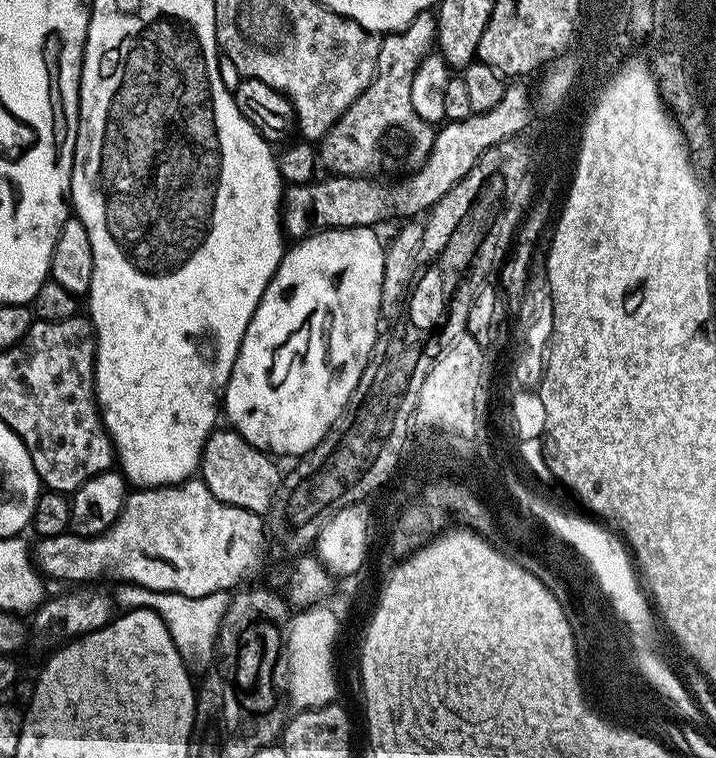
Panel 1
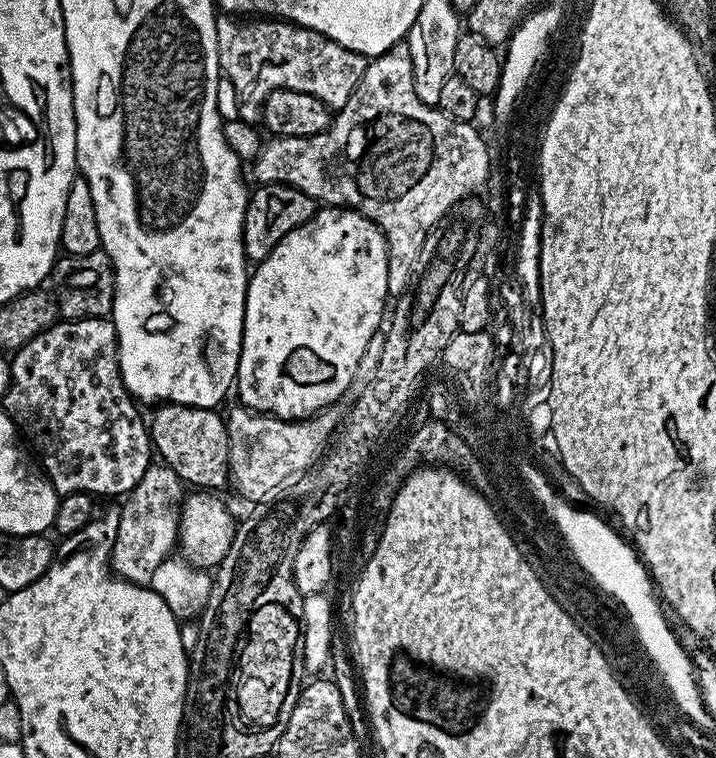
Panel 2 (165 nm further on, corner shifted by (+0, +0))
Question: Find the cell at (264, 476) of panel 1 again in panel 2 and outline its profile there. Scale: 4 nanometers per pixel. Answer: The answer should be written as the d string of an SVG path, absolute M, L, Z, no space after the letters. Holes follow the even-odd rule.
M161 403L150 416L150 444L185 485L196 490L220 490L229 483L229 436L225 417L216 408L191 408L185 404Z

